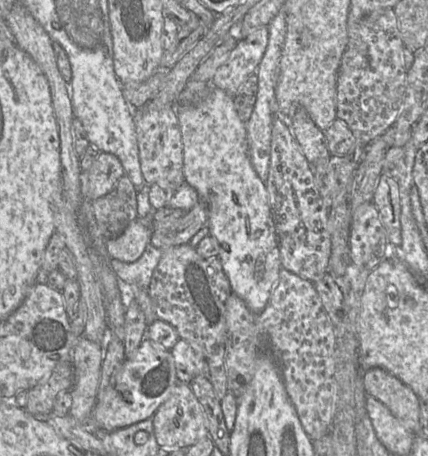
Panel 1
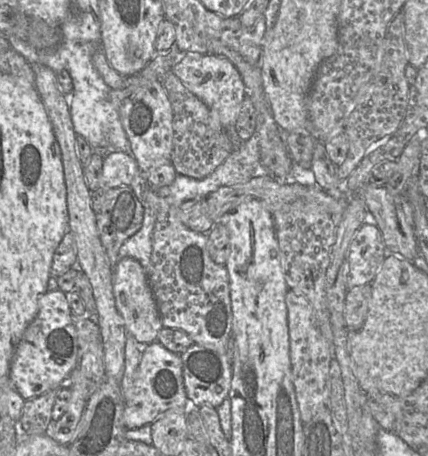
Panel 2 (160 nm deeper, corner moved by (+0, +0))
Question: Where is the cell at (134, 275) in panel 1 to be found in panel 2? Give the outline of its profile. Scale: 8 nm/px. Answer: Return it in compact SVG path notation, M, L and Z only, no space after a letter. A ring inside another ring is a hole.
M150 206L144 208L141 228L122 244L118 252L118 260L125 257L133 258L141 264L146 272L152 255L155 222L155 211Z

